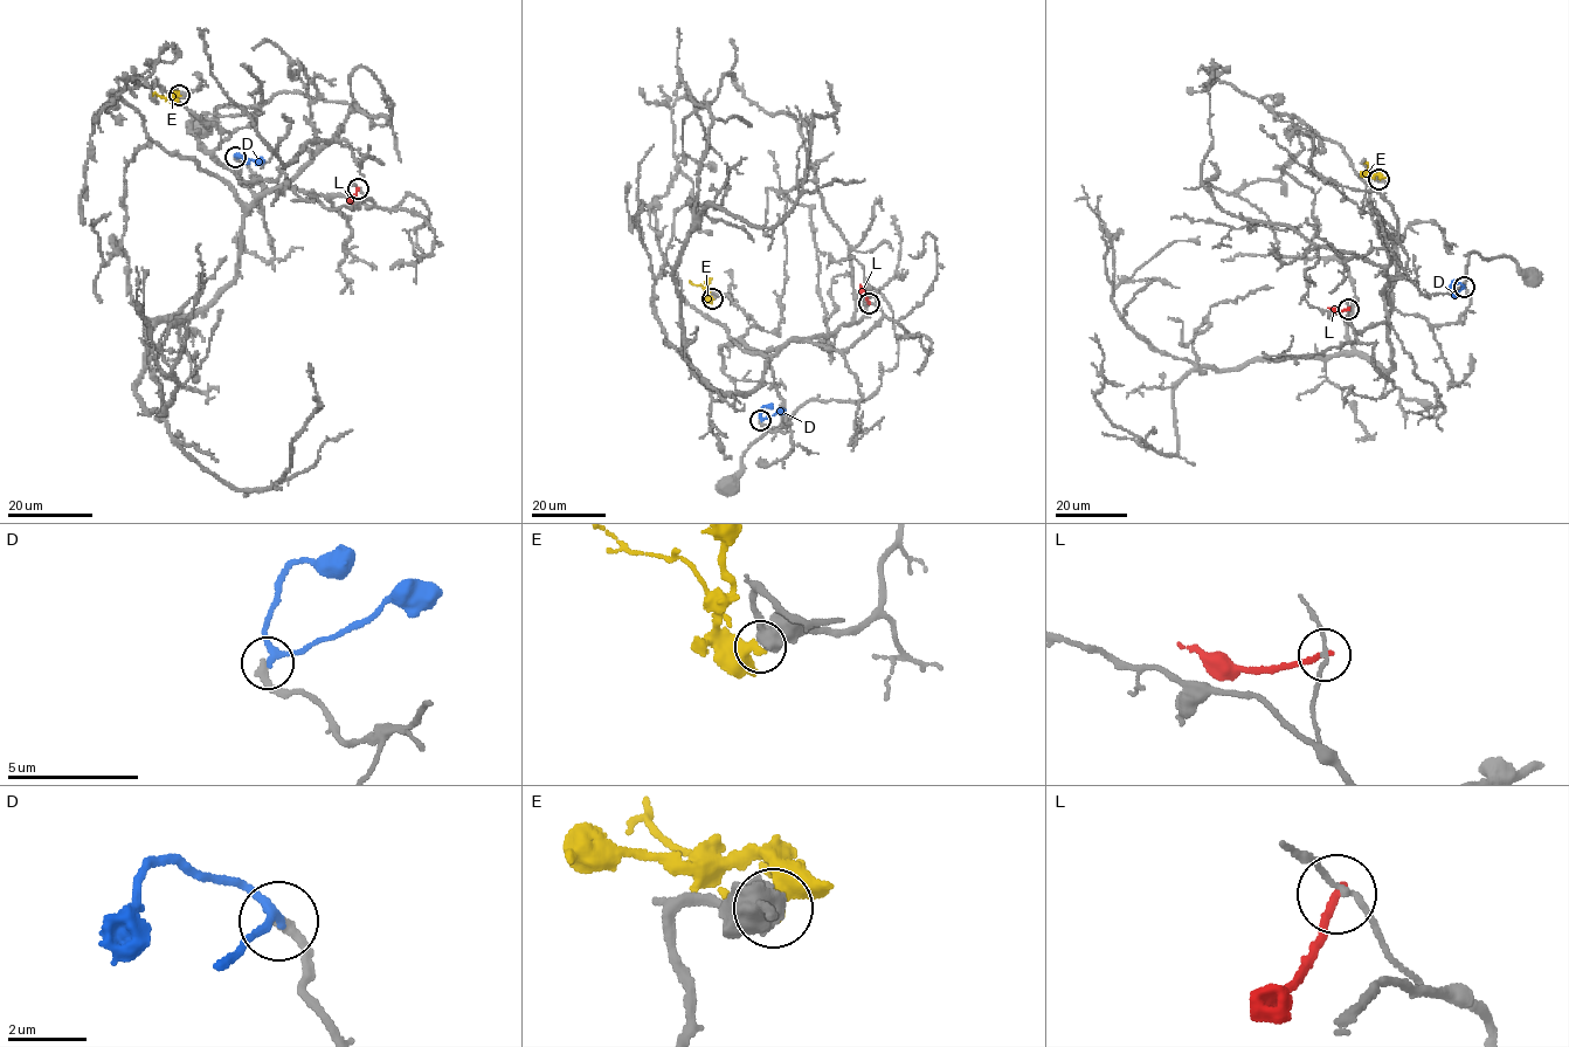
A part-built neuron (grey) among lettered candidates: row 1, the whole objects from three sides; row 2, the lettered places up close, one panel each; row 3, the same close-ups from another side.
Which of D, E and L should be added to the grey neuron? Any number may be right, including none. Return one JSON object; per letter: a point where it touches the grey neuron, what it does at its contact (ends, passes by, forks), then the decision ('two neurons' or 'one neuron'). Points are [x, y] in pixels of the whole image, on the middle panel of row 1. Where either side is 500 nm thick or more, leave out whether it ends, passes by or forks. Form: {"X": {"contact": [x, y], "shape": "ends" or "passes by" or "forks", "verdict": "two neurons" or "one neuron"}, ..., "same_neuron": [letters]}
{"D": {"contact": [760, 420], "shape": "passes by", "verdict": "two neurons"}, "E": {"contact": [712, 298], "verdict": "two neurons"}, "L": {"contact": [869, 303], "shape": "ends", "verdict": "two neurons"}, "same_neuron": []}

